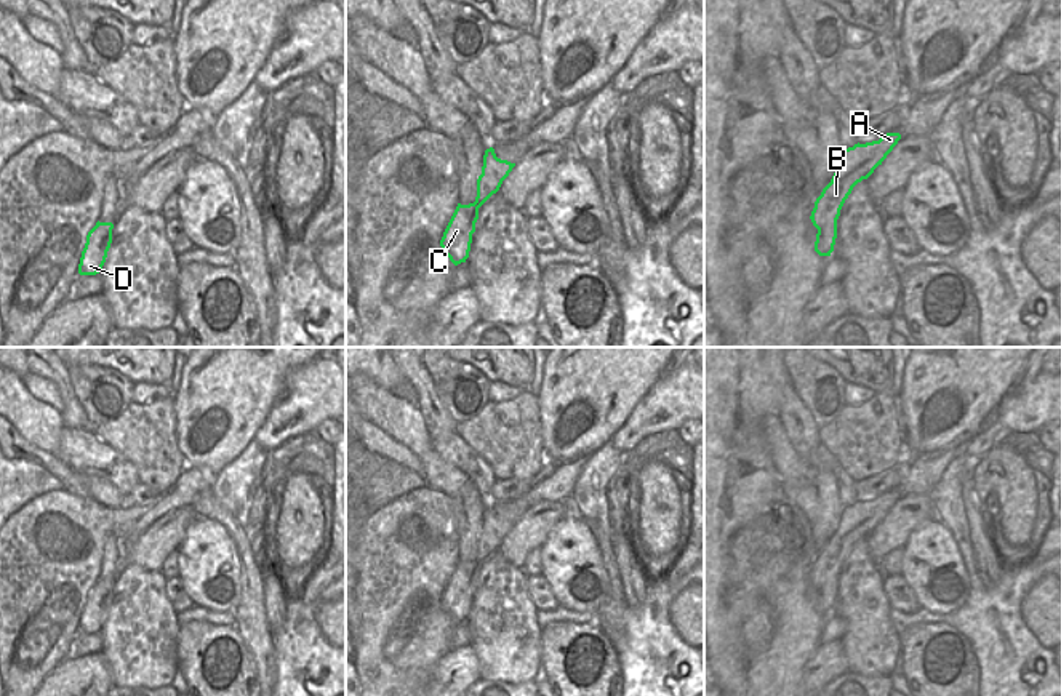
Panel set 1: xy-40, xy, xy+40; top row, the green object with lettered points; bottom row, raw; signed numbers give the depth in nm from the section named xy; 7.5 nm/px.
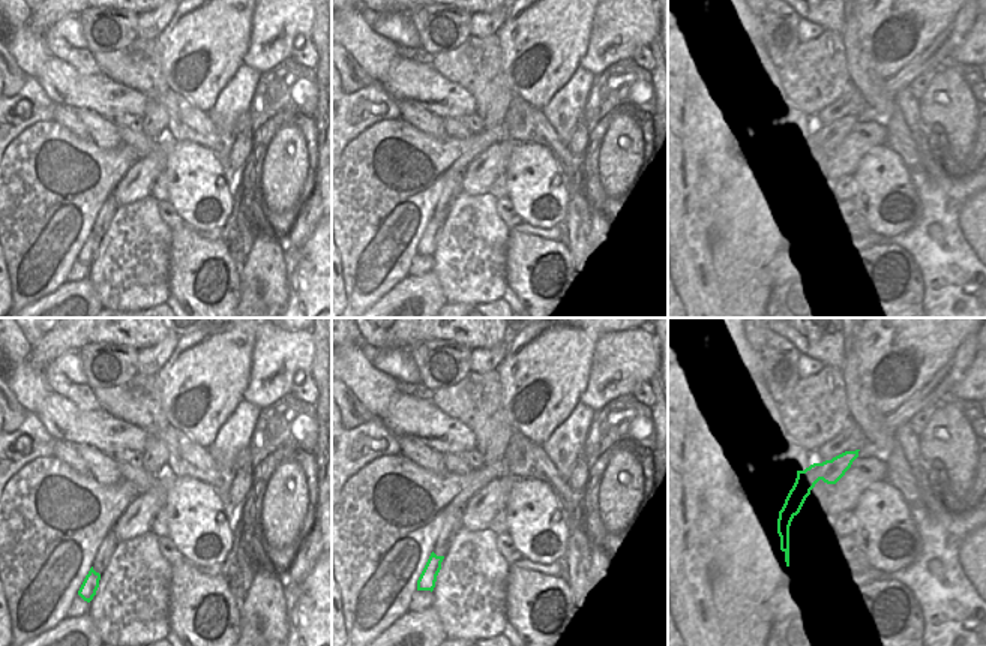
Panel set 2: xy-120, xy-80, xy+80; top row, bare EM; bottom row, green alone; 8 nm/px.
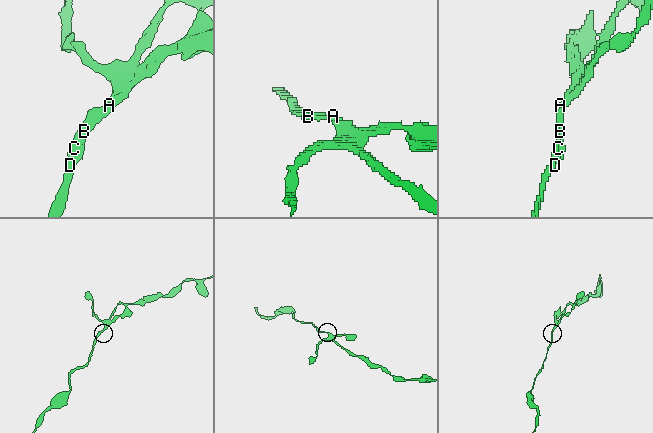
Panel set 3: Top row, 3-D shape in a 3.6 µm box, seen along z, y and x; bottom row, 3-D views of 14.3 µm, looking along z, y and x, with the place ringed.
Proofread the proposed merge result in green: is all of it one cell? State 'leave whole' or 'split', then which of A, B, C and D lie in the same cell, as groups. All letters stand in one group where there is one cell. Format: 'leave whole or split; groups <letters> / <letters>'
leave whole; groups A B C D

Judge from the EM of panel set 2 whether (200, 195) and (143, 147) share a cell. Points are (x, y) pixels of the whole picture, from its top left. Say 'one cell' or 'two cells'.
one cell

